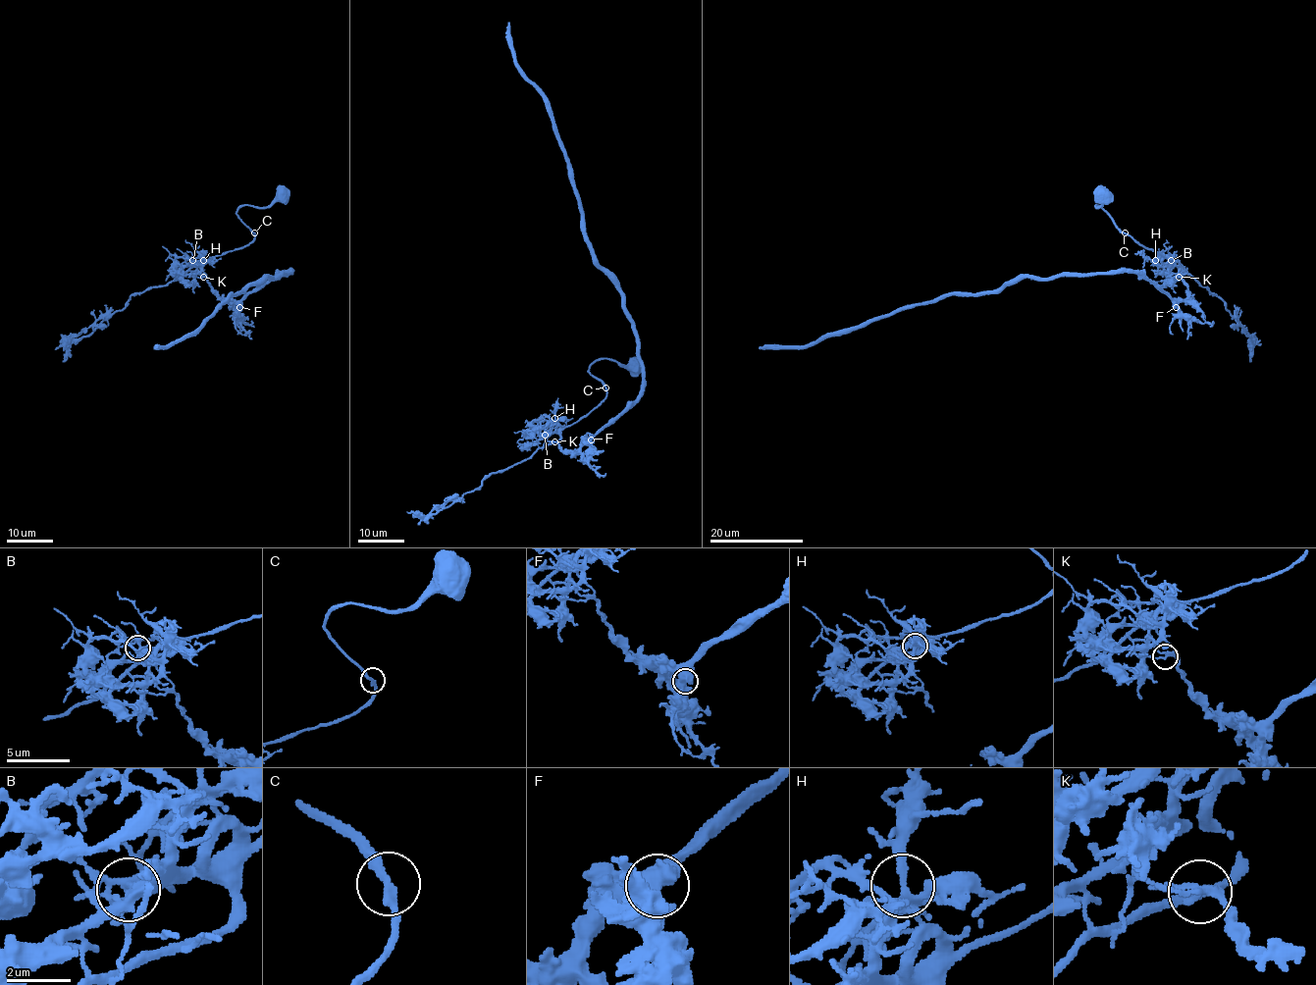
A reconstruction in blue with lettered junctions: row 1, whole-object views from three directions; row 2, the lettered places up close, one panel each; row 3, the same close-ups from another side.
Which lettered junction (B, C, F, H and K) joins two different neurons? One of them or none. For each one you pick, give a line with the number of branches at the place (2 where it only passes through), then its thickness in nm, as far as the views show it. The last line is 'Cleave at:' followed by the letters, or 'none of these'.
K: branches 4; calibre 180 nm
Cleave at: K

